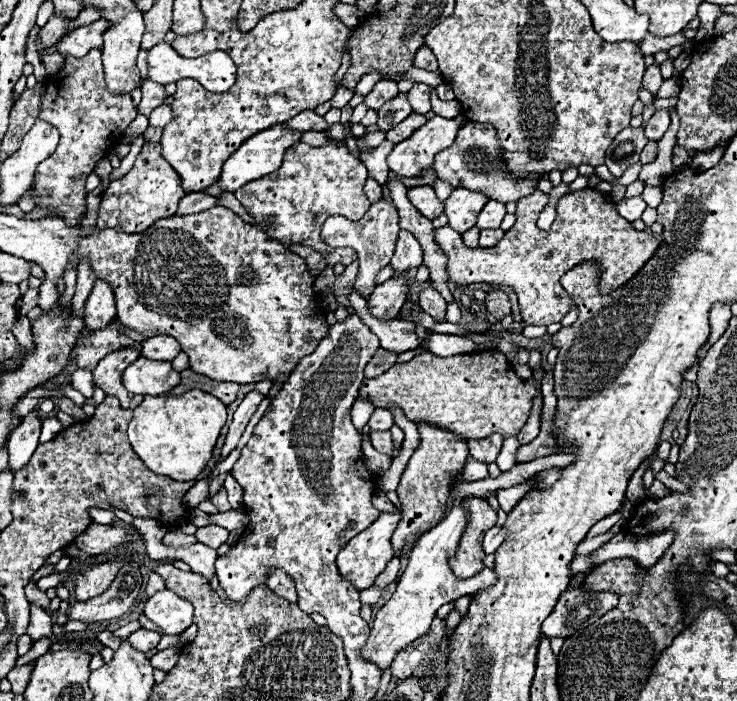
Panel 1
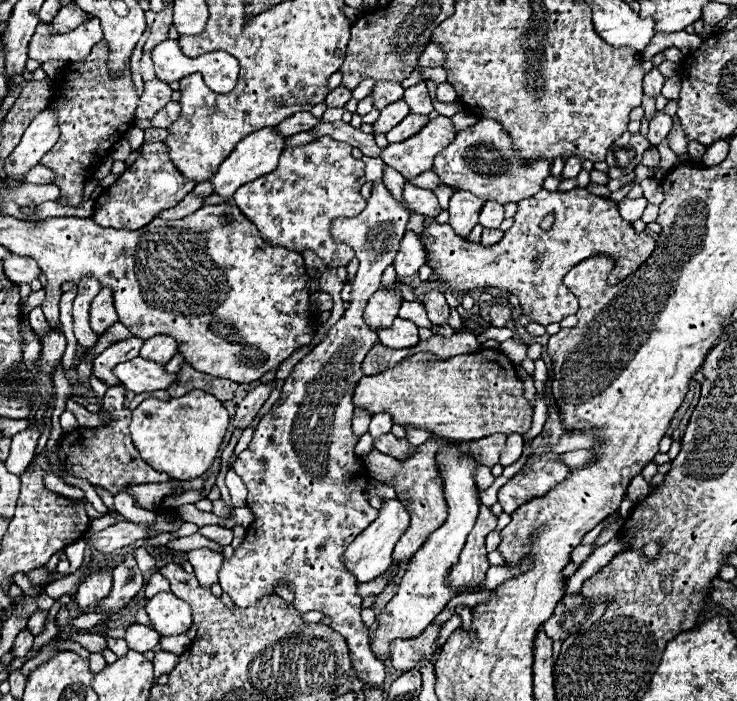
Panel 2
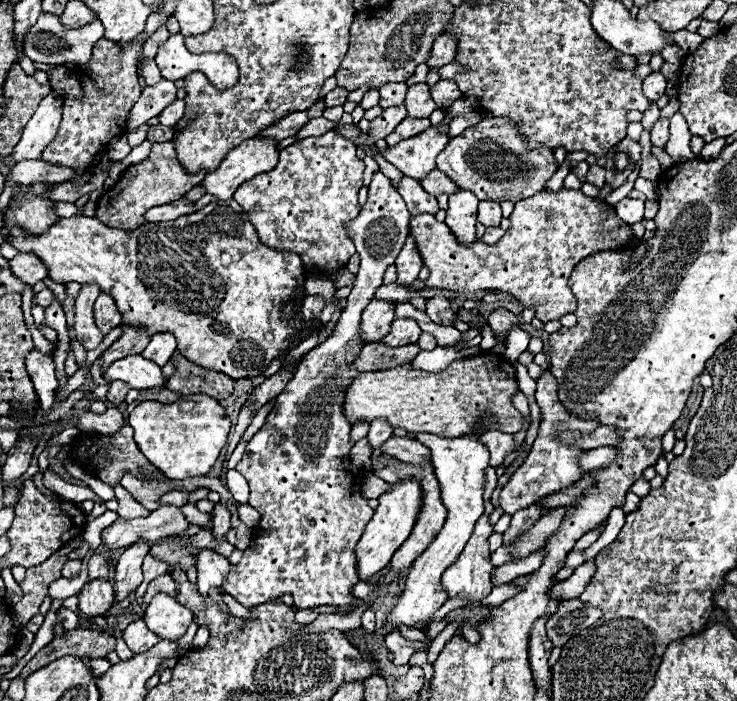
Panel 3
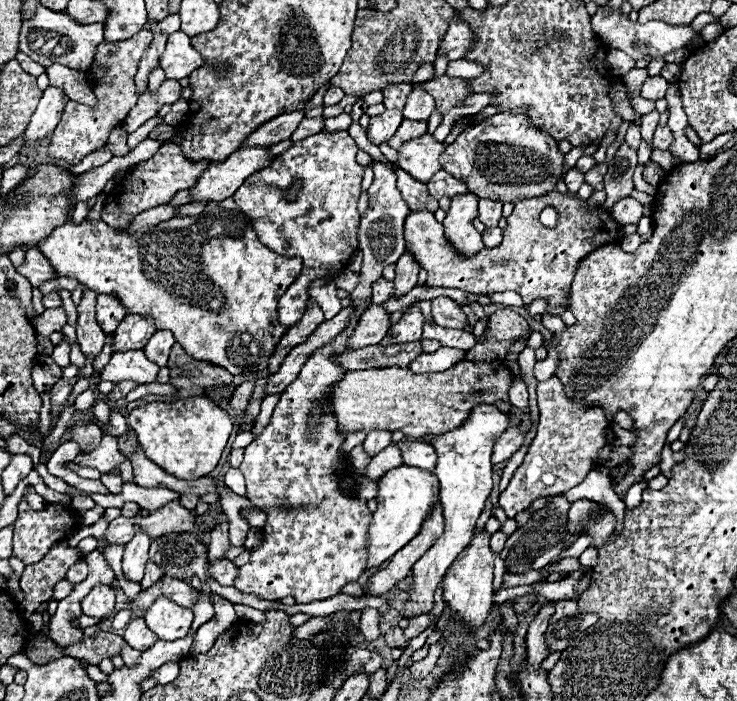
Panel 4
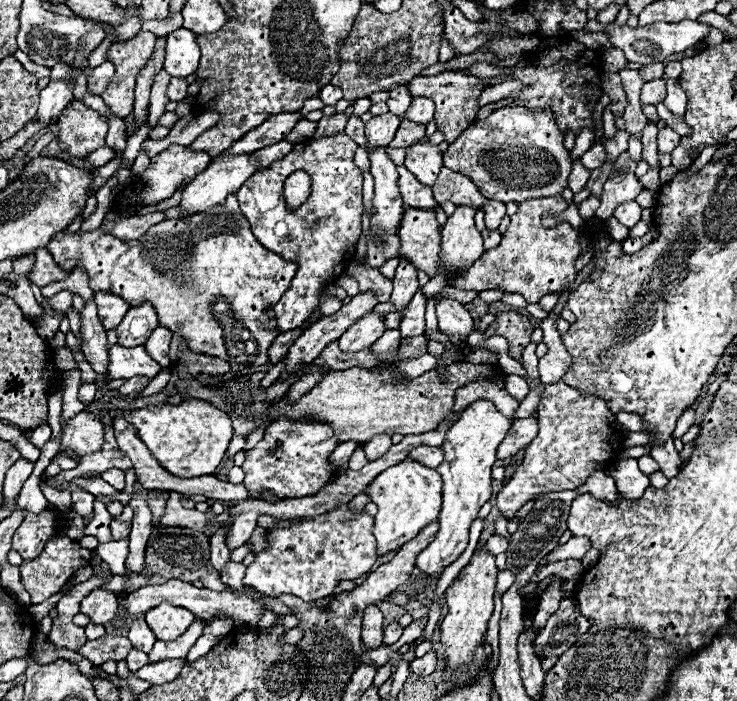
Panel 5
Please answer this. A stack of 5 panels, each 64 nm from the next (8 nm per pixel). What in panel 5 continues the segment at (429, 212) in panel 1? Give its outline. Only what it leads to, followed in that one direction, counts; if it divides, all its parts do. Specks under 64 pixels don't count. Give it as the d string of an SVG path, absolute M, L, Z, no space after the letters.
M398 166L398 174L400 174L398 176L398 188L402 192L402 198L404 198L406 206L430 210L438 204L432 196L432 188L418 182L418 178L406 166Z

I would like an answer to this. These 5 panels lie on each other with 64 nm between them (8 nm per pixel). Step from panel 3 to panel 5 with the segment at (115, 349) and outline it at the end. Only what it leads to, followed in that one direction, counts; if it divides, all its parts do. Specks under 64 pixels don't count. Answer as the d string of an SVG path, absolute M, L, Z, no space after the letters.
M142 302L138 306L132 306L120 326L116 328L118 332L118 342L120 346L138 346L148 340L148 334L158 326L158 314L150 302Z

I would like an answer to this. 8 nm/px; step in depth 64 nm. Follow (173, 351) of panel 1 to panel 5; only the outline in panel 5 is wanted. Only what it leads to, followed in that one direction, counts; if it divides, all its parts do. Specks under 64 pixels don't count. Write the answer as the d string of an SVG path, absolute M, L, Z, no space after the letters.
M158 326L152 336L148 338L146 342L146 350L152 358L156 358L156 362L160 362L160 366L168 368L170 366L170 356L168 356L168 348L170 348L170 338L172 338L172 332L168 328L162 328Z

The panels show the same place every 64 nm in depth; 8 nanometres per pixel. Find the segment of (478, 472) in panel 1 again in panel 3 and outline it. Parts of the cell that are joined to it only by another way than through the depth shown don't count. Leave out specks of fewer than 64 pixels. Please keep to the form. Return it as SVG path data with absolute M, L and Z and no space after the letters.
M488 467L486 473L486 484L484 486L484 500L488 501L496 488L498 476L494 467Z

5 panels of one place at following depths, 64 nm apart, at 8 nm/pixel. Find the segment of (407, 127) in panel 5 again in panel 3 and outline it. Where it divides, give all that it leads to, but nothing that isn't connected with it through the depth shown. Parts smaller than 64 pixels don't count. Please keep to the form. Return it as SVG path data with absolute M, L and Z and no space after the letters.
M404 118L404 122L400 122L400 126L396 126L396 130L386 138L388 146L396 146L396 142L402 142L404 138L412 138L420 132L424 132L430 126L428 118Z

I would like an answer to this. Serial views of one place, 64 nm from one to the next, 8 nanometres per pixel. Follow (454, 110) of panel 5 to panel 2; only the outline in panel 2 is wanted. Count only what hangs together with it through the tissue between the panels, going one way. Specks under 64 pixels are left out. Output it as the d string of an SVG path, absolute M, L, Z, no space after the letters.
M442 82L442 84L438 84L436 100L438 100L438 102L456 102L456 100L458 100L458 94L456 94L456 90L454 90L452 84Z

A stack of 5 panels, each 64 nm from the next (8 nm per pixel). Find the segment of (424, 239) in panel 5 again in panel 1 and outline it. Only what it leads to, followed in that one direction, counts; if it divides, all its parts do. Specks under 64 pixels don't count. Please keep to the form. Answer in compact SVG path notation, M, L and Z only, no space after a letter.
M592 188L562 196L556 202L556 220L552 228L540 230L536 228L536 220L546 208L548 198L550 196L540 190L528 198L520 198L516 224L492 248L468 248L464 246L462 236L450 226L434 228L434 240L446 254L448 282L458 286L470 286L478 282L510 286L518 294L522 320L526 324L548 326L560 322L560 318L564 318L564 314L568 314L572 308L572 298L560 284L560 278L570 268L590 260L598 262L602 268L600 290L608 294L608 290L616 290L628 282L628 278L632 278L660 246L654 236L634 230L632 224L618 216L610 194L600 194Z

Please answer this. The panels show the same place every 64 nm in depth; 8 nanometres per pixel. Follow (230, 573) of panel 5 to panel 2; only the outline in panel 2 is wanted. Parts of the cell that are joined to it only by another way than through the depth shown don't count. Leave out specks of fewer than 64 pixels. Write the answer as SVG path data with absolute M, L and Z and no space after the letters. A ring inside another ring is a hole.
M196 548L188 552L188 558L190 558L190 564L194 566L194 572L202 588L210 588L212 584L218 584L218 572L224 562L222 554L212 552L208 548ZM187 633L178 636L161 637L160 639L160 645L163 650L176 653L179 656L184 653L191 643L192 639L187 635Z

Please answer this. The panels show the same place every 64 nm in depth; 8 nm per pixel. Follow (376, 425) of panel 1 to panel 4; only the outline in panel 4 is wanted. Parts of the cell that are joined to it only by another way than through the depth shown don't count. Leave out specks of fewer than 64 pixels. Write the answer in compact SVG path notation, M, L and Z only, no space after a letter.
M372 430L372 434L368 434L364 440L364 450L368 456L376 456L386 446L390 446L390 442L392 442L392 434L388 434L386 430Z

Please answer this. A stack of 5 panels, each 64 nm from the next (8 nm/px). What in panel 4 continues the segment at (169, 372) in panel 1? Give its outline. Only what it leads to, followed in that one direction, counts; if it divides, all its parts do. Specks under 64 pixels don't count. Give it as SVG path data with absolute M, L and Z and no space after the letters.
M128 350L128 352L114 352L110 362L102 368L100 376L108 382L120 380L134 380L140 384L150 384L156 380L160 366L150 362L142 350Z

